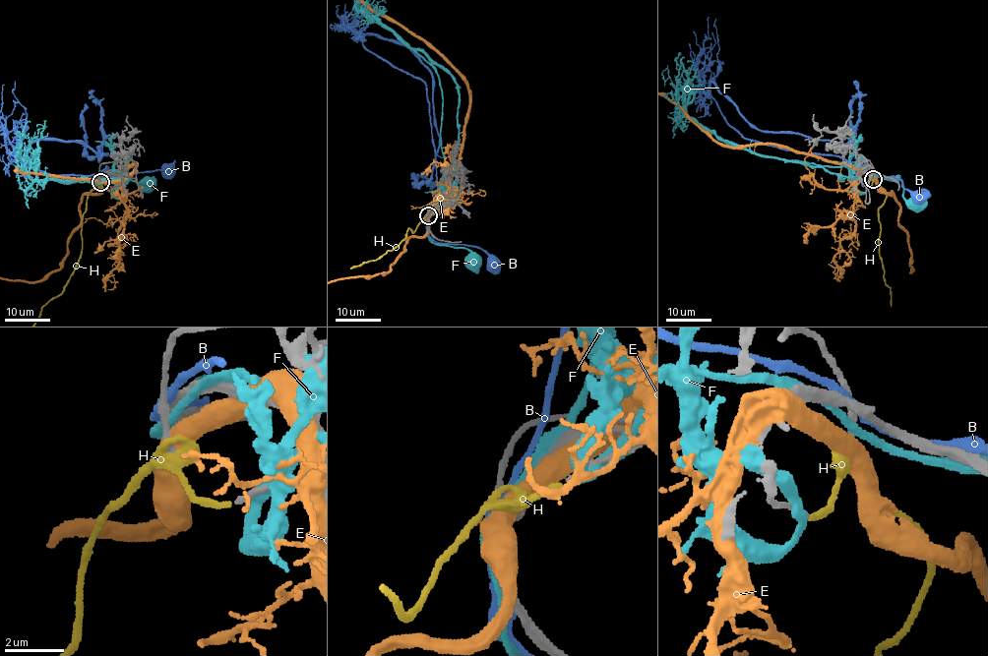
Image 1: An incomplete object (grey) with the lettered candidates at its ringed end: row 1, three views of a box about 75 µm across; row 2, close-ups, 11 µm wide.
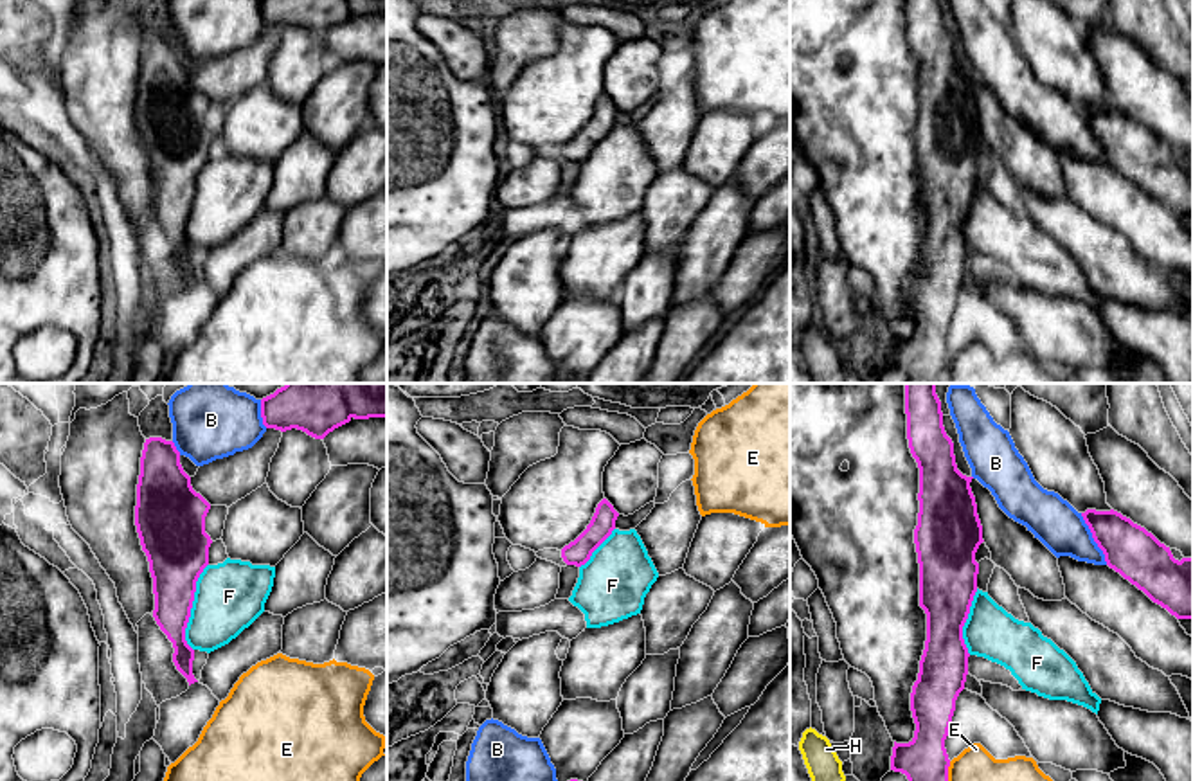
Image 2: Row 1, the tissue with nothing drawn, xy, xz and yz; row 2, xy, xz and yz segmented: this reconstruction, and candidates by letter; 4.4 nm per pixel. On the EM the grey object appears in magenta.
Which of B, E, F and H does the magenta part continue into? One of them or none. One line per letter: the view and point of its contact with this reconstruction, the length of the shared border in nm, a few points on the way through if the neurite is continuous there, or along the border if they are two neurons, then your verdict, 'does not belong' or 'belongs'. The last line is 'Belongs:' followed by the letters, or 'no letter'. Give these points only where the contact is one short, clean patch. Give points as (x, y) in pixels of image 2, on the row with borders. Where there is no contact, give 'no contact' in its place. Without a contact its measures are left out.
B: yz (1093, 537) | 260 nm | does not belong
E: yz (947, 771) | 90 nm | does not belong
F: xy (191, 607) | 400 nm | does not belong
H: no contact | belongs
Belongs: H

